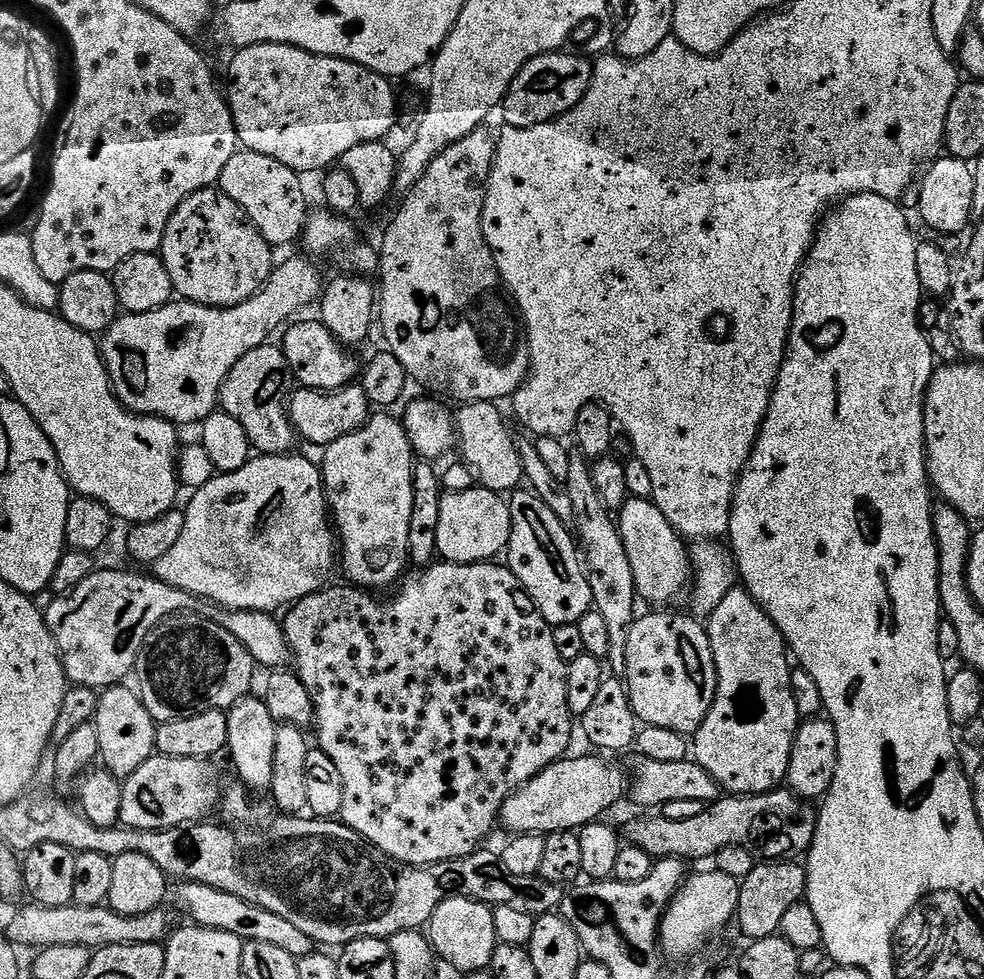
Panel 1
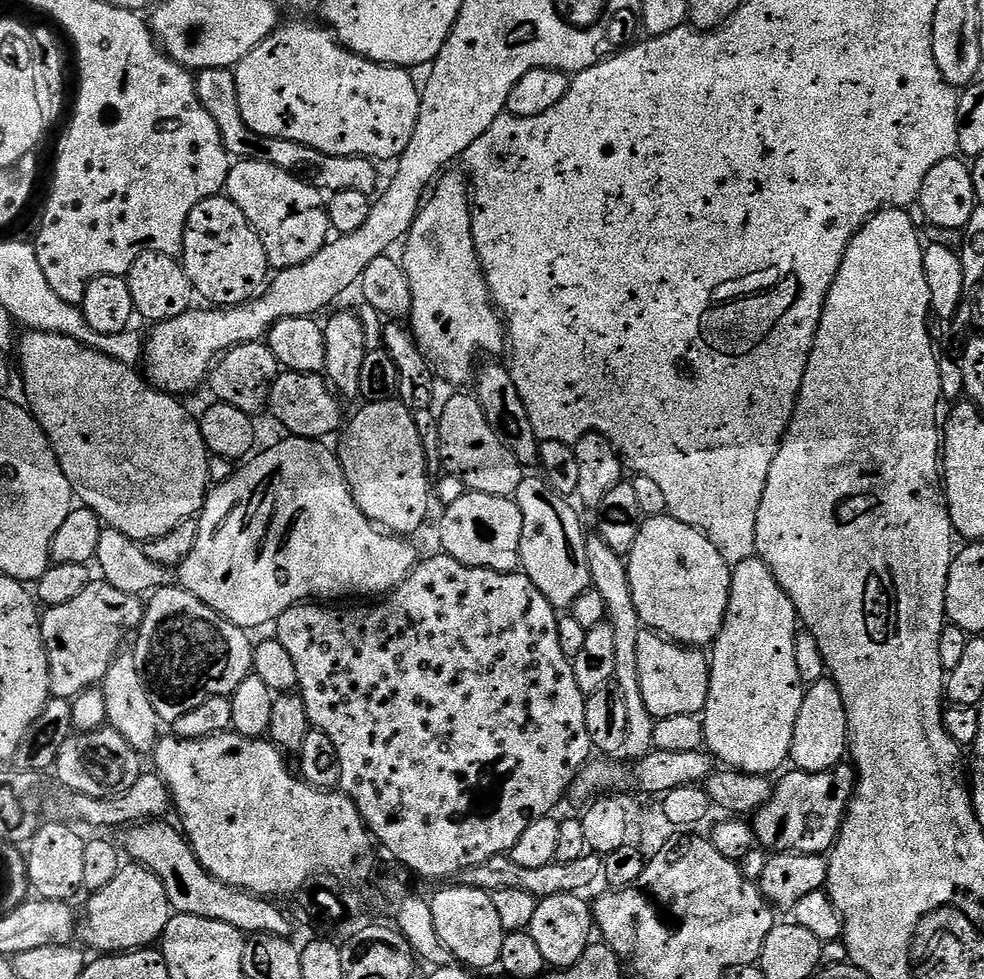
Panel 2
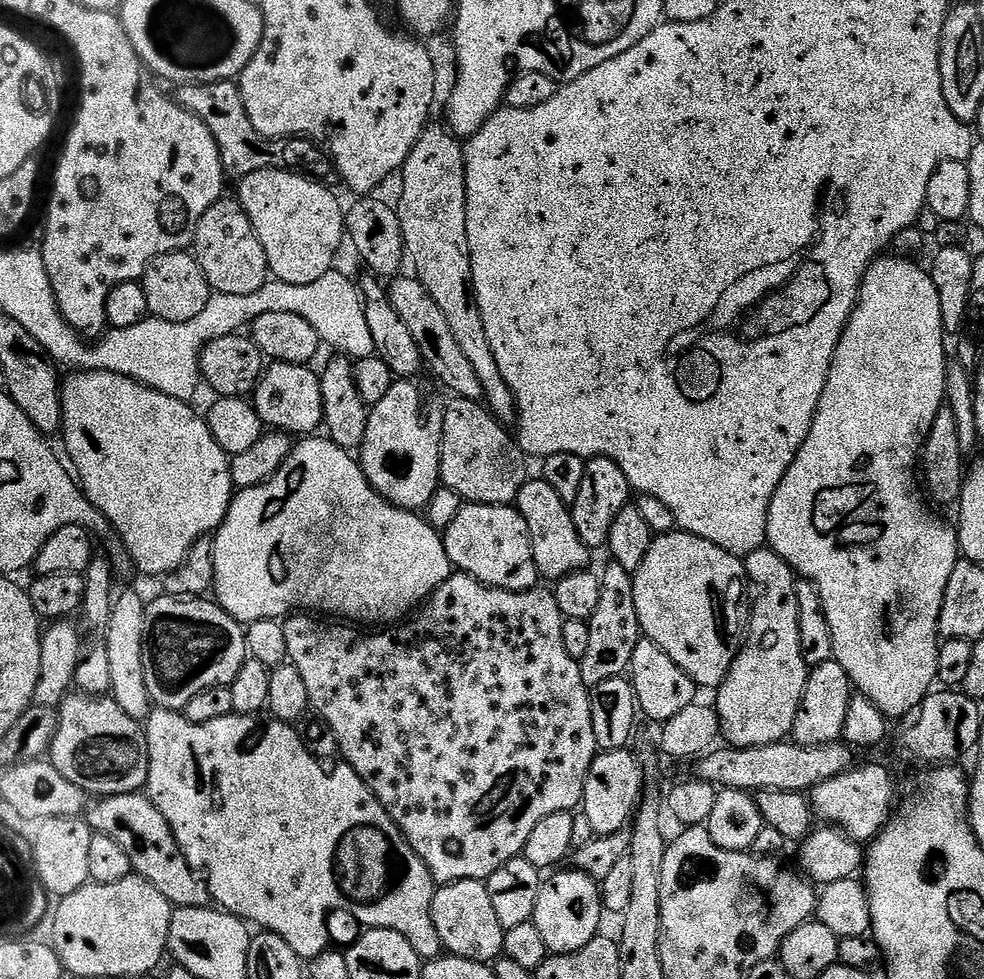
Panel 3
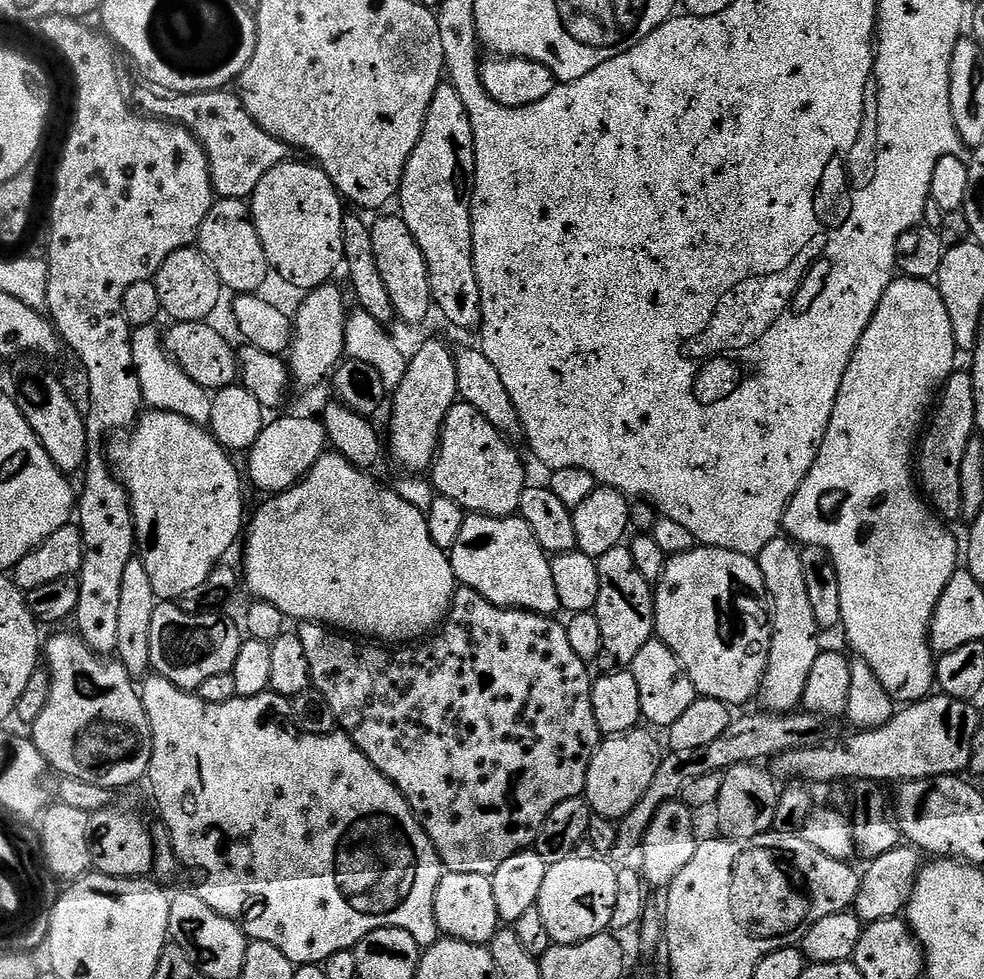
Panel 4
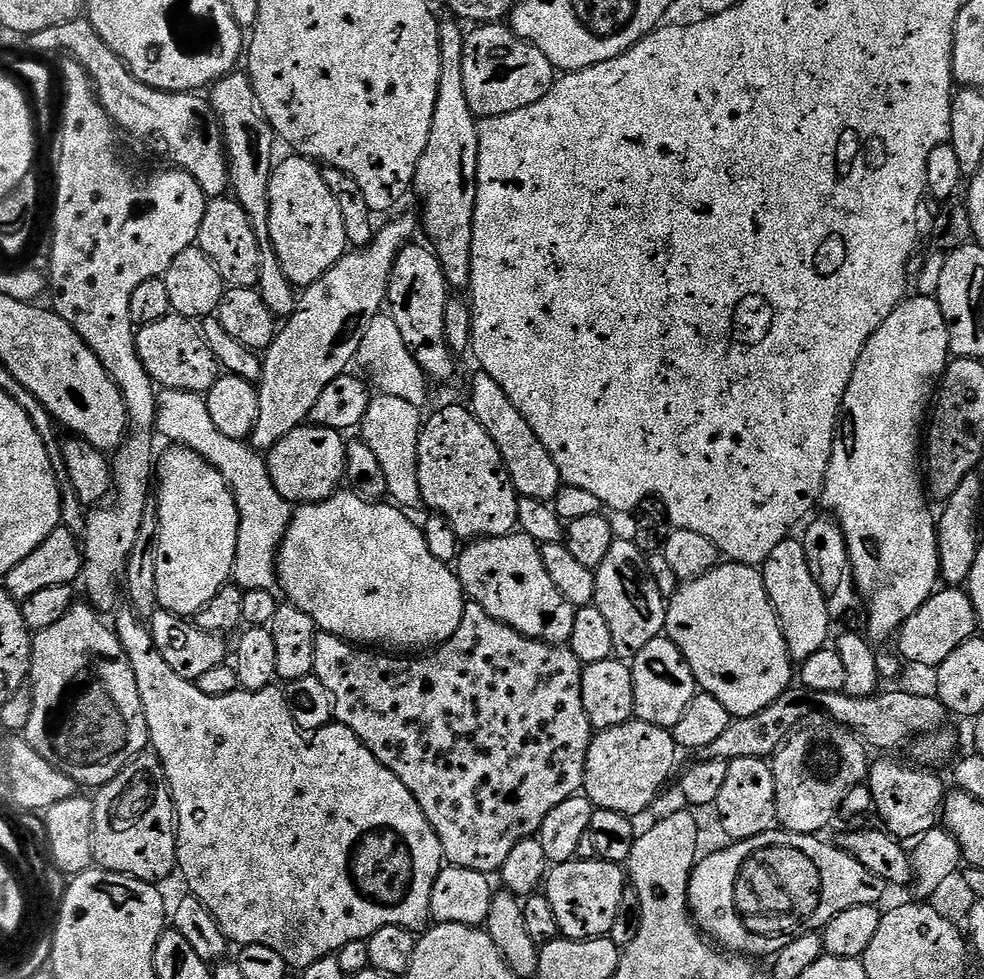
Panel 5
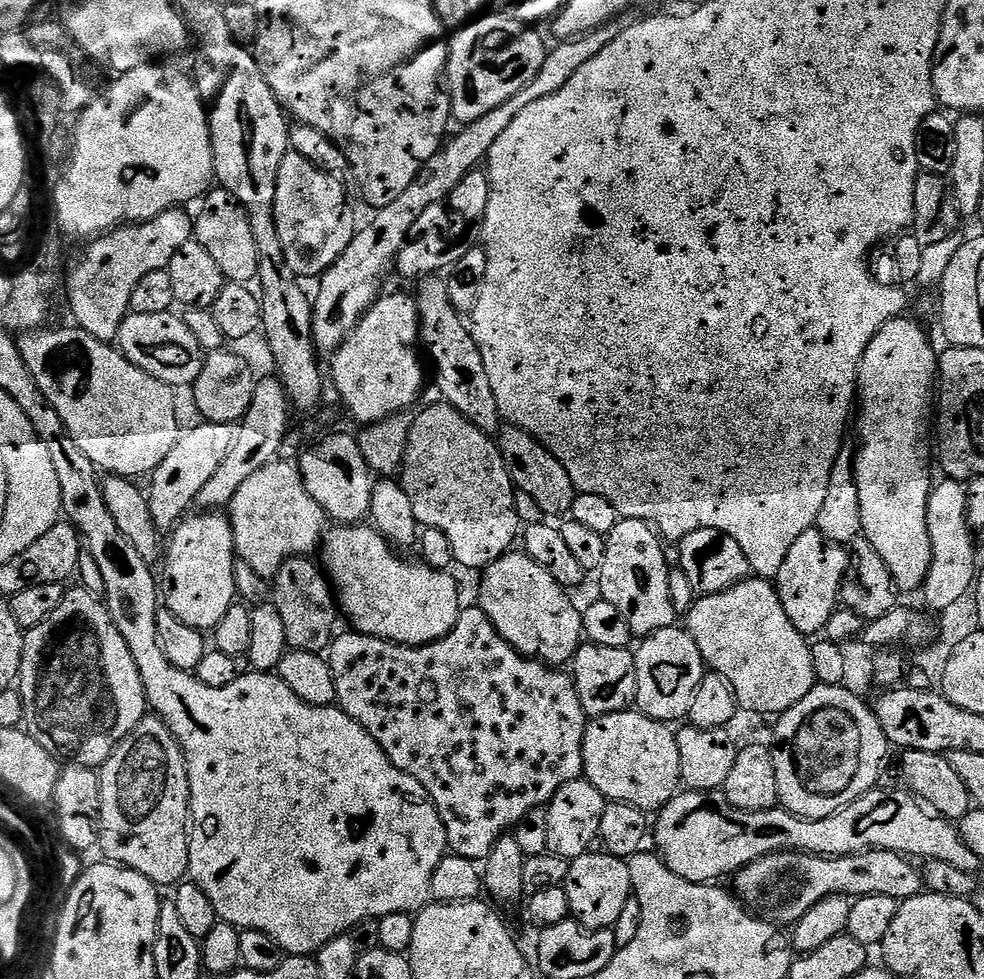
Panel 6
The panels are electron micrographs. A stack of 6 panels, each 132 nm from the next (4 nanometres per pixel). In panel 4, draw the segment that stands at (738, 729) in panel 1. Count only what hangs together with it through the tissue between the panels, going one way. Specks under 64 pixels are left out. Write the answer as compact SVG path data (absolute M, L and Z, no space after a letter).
M777 538L766 542L766 546L760 551L758 563L764 575L764 591L767 599L772 599L772 608L770 604L772 641L768 651L768 665L764 670L758 693L759 707L766 712L791 712L801 707L806 690L806 678L810 678L814 658L818 658L822 651L820 640L816 637L818 629L814 618L814 608L810 606L810 598L806 595L806 578L802 578L800 548L791 539Z

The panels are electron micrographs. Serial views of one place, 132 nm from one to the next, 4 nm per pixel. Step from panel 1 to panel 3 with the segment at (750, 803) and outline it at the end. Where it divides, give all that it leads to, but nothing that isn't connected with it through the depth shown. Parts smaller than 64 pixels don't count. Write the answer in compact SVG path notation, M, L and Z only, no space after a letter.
M864 764L861 768L853 766L814 786L810 793L813 817L821 825L844 829L844 833L857 842L871 842L879 836L894 815L895 800L896 784L880 764Z

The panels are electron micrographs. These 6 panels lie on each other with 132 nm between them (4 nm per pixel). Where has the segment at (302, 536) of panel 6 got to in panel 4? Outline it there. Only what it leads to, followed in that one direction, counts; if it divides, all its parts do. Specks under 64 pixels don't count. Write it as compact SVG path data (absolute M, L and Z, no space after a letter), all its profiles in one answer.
M159 327L138 328L132 334L132 368L138 374L138 386L142 386L142 398L149 409L170 414L182 414L190 422L201 426L207 426L210 422L210 406L213 393L209 389L198 386L190 374L181 370L180 365L168 355L162 343L162 332Z

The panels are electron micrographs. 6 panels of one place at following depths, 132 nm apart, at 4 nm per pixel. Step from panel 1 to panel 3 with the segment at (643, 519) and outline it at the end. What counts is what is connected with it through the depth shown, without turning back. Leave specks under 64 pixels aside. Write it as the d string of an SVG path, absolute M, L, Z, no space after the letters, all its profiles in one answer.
M677 530L668 532L665 536L656 536L650 546L650 551L646 553L646 559L642 562L642 566L638 566L638 570L632 577L632 585L634 586L634 610L638 610L638 622L640 623L640 631L647 639L652 640L662 650L666 650L666 654L670 654L670 658L674 658L674 662L678 662L678 666L686 675L696 683L697 689L715 690L719 688L721 682L726 678L726 674L730 670L730 666L736 660L736 655L740 653L740 649L746 643L746 604L744 608L744 599L749 599L750 585L748 582L748 571L744 569L743 559L734 554L730 554L726 550L722 550L722 546L714 546L714 542L710 542L706 538L698 538L694 534Z

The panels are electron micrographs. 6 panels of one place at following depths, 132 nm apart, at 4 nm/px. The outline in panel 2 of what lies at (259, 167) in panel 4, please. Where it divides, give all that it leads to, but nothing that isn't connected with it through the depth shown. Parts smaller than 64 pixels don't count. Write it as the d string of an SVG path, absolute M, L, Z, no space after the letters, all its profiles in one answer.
M211 68L202 70L196 76L196 93L210 118L218 126L222 134L222 142L226 146L229 157L236 160L253 160L254 162L270 162L278 166L278 170L286 170L297 176L322 194L354 190L358 194L366 194L370 198L377 195L381 187L380 176L376 173L377 165L366 156L335 156L322 150L314 150L310 146L302 146L289 140L275 140L269 136L259 136L242 122L242 110L238 110L238 90L236 74L230 68Z

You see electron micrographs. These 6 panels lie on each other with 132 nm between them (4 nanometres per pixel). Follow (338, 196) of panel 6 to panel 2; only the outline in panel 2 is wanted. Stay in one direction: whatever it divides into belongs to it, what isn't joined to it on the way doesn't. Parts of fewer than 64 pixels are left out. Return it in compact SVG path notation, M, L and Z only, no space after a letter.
M236 160L228 170L226 195L252 223L268 255L269 269L302 266L330 239L328 209L322 193L270 162Z

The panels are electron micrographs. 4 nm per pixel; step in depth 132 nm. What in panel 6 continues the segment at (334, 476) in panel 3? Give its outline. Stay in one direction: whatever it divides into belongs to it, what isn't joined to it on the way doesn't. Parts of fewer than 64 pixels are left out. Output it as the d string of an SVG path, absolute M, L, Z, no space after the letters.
M336 526L325 535L322 553L326 566L326 576L334 589L339 611L349 620L351 627L364 636L388 640L391 644L405 644L408 648L421 648L424 644L437 644L444 636L449 636L462 611L460 588L448 577L447 571L430 568L423 563L403 564L386 538L371 526Z

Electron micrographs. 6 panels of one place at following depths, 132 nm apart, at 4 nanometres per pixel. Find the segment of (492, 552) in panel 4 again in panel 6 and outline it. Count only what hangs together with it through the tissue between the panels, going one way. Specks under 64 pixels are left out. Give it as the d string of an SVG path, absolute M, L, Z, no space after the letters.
M512 550L507 556L495 560L489 568L483 569L484 581L480 584L480 600L478 607L490 618L490 622L498 630L498 634L514 650L524 656L539 660L549 666L568 666L580 649L584 635L584 618L581 609L571 600L569 593L534 558L523 551Z

